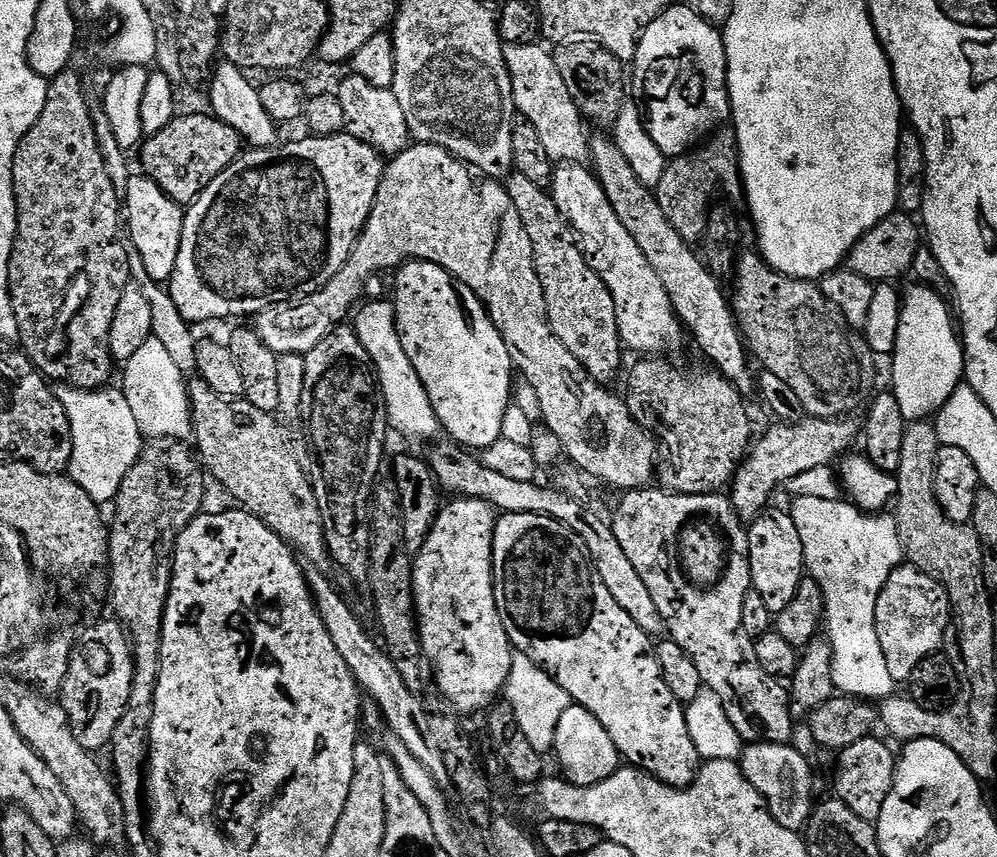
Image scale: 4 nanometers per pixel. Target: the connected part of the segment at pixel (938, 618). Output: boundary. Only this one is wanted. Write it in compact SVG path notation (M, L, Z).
M911 566L895 568L882 586L876 611L876 629L878 642L882 642L882 654L886 654L886 667L890 669L890 678L906 682L918 662L927 656L935 656L944 644L944 635L949 635L953 623L952 607L946 590L934 578L922 570Z

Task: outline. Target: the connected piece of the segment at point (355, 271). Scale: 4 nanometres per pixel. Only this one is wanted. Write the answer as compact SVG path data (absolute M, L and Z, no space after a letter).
M409 143L404 151L387 161L370 218L360 231L346 266L342 266L342 270L338 270L322 290L289 303L279 311L268 308L260 313L254 320L256 333L277 356L304 356L314 350L322 338L341 327L348 315L353 315L354 309L365 299L365 288L372 276L391 273L409 260L434 262L434 266L442 266L442 270L449 272L455 280L470 286L488 309L489 318L510 350L513 369L524 375L521 377L525 383L534 386L534 392L538 394L540 420L560 443L563 455L569 456L586 475L612 488L635 490L649 487L658 472L656 437L632 417L623 395L615 396L611 387L590 378L578 358L558 342L550 326L546 294L534 262L534 246L530 242L530 234L526 234L522 214L518 214L518 206L514 206L514 198L510 198L507 187L499 179L480 178L476 184L472 176L475 176L473 169L450 154L450 150L433 144Z

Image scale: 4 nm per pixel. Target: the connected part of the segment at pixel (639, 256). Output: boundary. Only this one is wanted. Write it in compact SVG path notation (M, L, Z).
M571 162L559 165L552 177L550 195L576 233L587 265L602 278L614 298L623 347L630 348L638 356L662 356L666 350L680 347L685 331L673 310L669 292L630 232L619 221L595 173L585 165Z

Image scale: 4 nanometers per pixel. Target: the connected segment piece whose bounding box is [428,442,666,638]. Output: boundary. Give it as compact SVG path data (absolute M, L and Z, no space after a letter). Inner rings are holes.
M447 442L438 447L428 456L432 473L436 476L437 485L445 492L452 493L455 497L463 499L484 500L492 505L497 513L503 514L538 514L551 520L556 520L562 526L574 530L578 538L590 550L592 564L598 570L602 578L602 586L610 590L610 595L646 635L653 638L660 638L665 635L664 619L662 614L658 614L658 606L654 606L654 597L650 594L650 589L646 582L634 570L630 563L630 558L626 558L626 550L622 550L618 538L614 538L614 530L607 519L604 520L592 508L587 508L580 500L575 500L568 492L559 492L556 488L547 488L536 480L530 482L513 482L511 478L505 478L503 474L497 474L494 470L485 467L481 459L476 459L473 453L460 447L458 444Z

